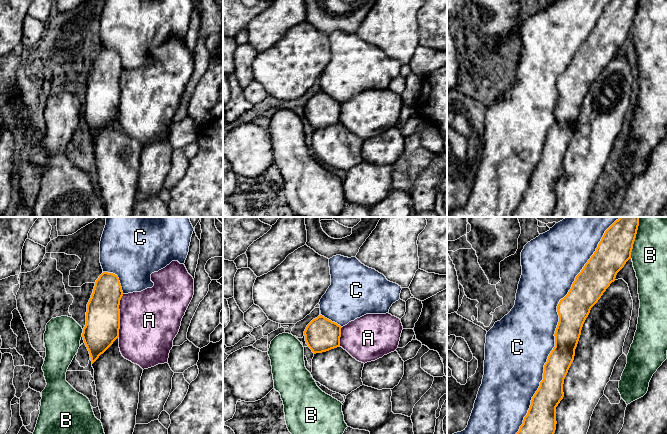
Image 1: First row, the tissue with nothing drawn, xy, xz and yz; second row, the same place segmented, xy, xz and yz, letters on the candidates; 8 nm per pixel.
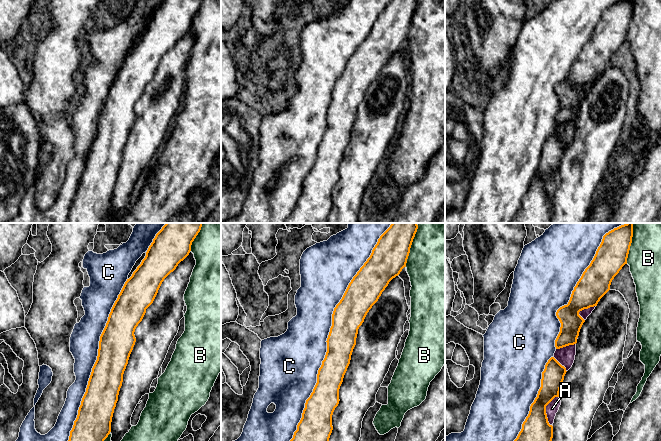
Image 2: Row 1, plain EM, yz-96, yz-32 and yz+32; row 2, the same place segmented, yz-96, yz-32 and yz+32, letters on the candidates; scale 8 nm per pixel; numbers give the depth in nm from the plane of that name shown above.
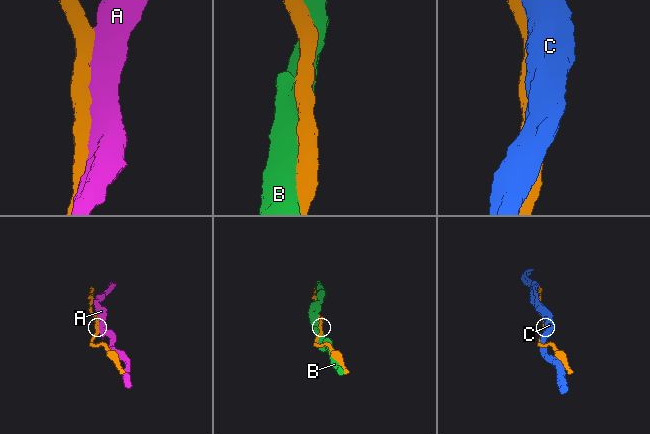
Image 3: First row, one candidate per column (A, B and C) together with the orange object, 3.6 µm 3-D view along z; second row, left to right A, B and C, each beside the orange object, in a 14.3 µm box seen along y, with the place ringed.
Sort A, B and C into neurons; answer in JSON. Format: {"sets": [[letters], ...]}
{"sets": [["A"], ["B"], ["C"]]}

